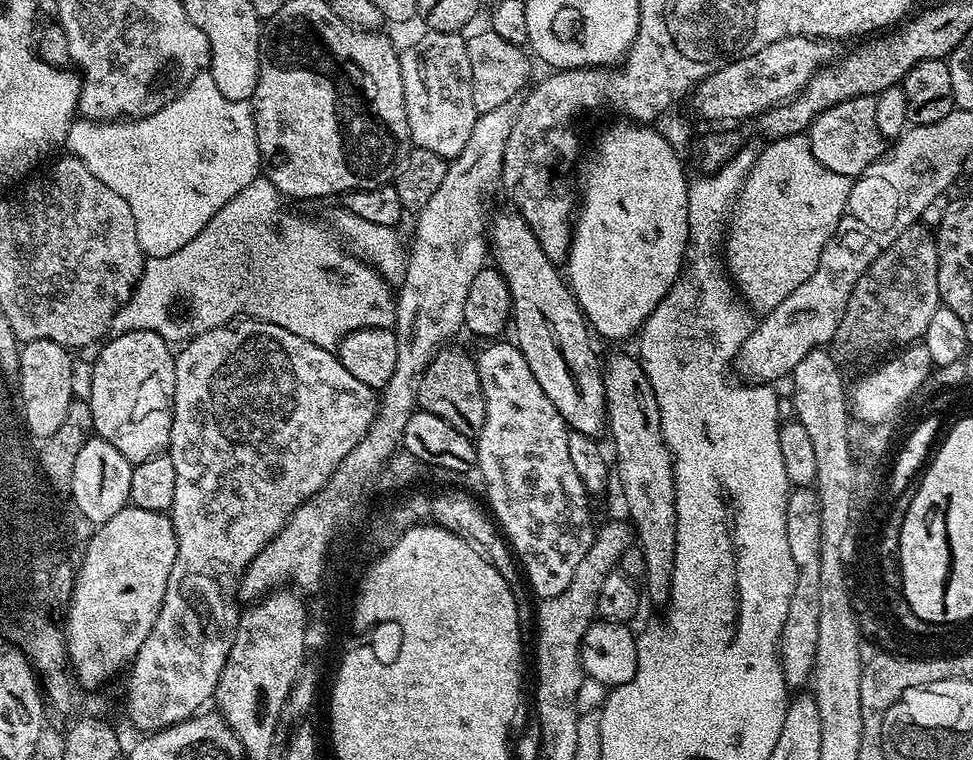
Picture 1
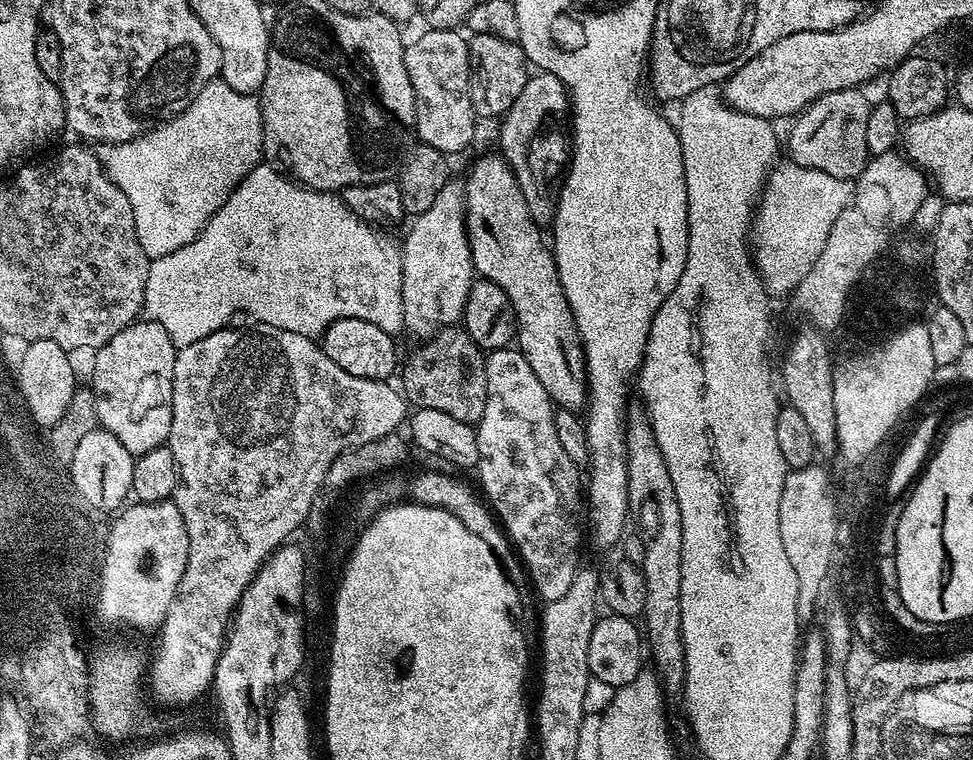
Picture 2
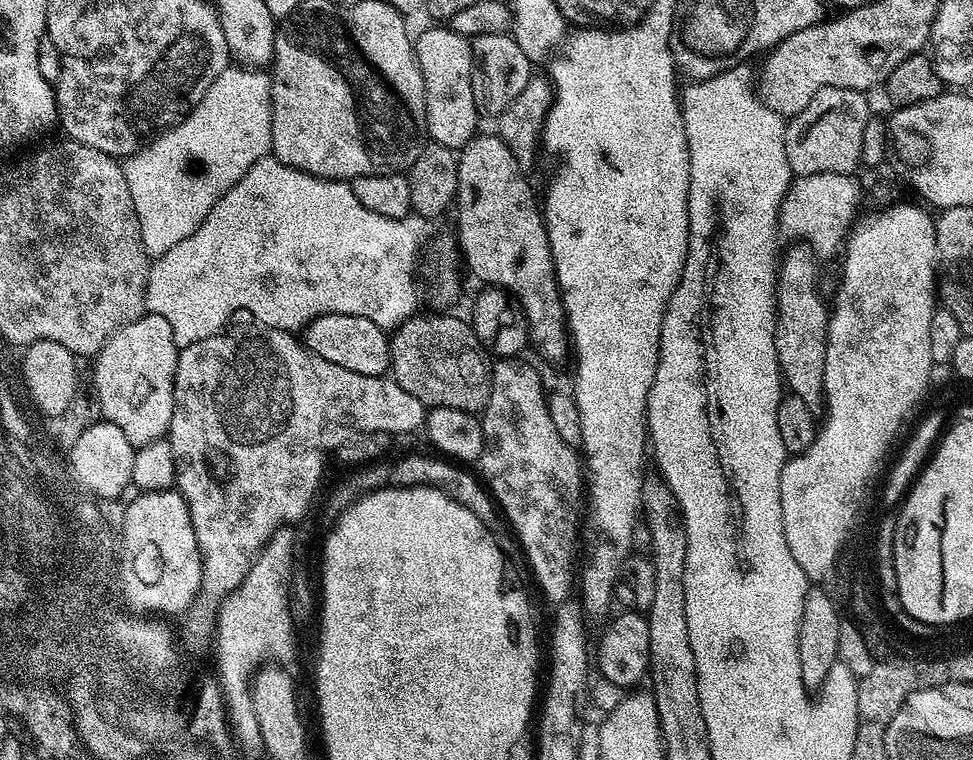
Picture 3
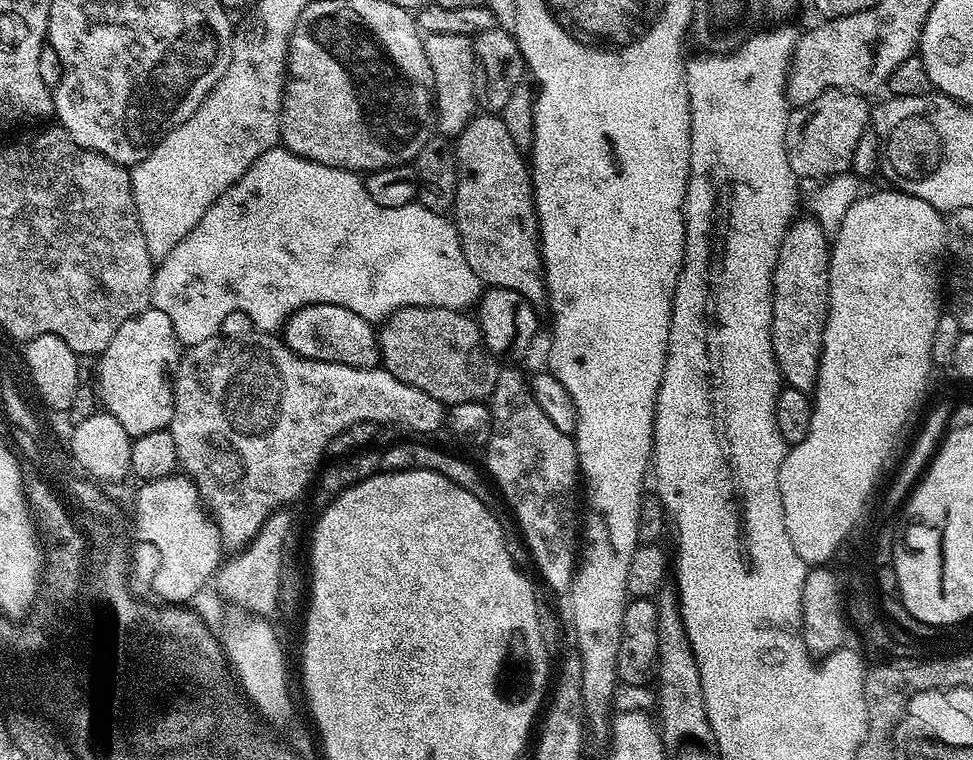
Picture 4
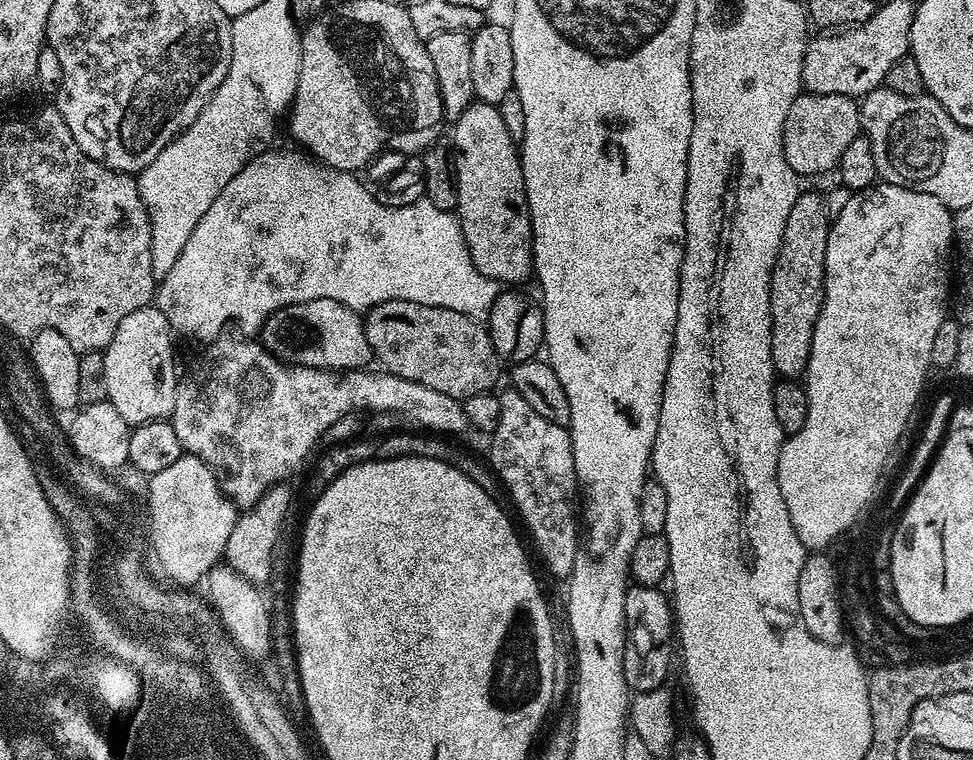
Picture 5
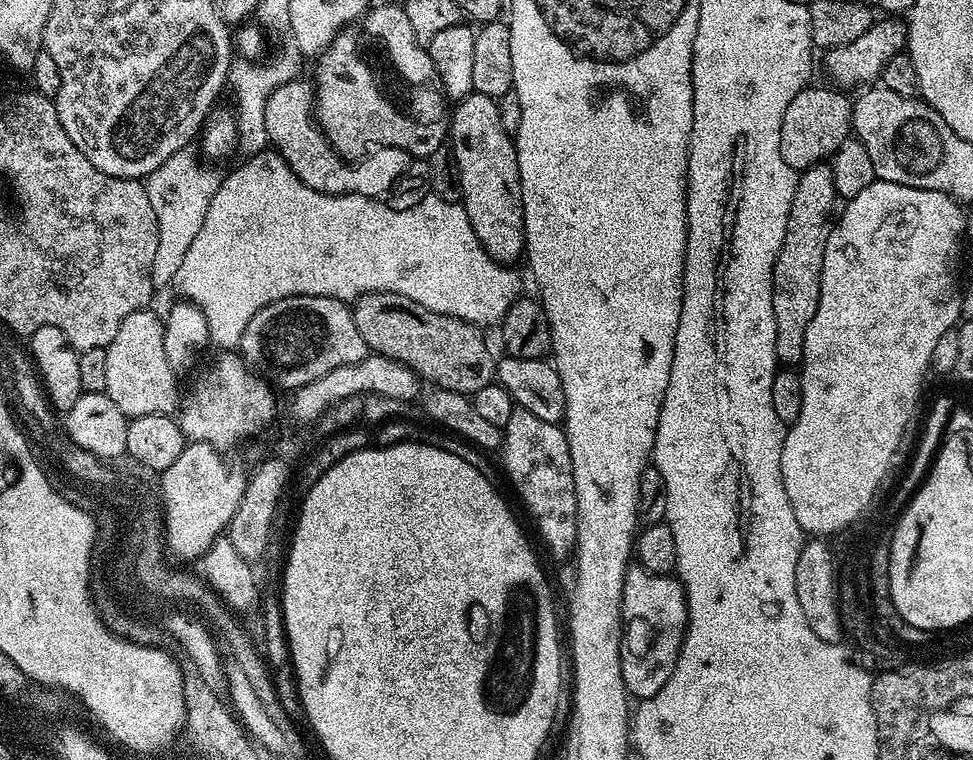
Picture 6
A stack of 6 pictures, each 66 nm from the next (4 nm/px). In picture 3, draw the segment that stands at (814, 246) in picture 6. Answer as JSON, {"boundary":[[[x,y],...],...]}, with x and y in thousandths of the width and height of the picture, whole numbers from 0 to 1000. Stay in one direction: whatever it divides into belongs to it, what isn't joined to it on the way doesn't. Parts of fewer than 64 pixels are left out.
{"boundary":[[[818,318],[813,322],[815,326],[805,328],[804,336],[800,342],[800,362],[798,364],[798,438],[795,439],[795,455],[798,457],[798,464],[800,466],[800,482],[802,483],[802,493],[805,504],[810,505],[812,509],[813,520],[824,524],[824,529],[834,532],[836,534],[842,533],[847,525],[847,483],[849,482],[849,450],[848,442],[851,439],[851,417],[853,414],[852,401],[847,401],[847,395],[843,391],[843,379],[839,372],[843,368],[843,353],[839,349],[841,342],[840,333],[836,332],[834,325],[826,318]]]}

